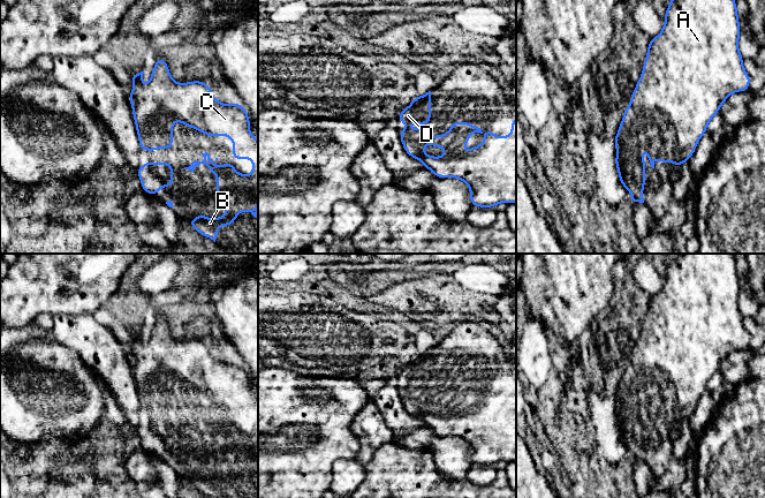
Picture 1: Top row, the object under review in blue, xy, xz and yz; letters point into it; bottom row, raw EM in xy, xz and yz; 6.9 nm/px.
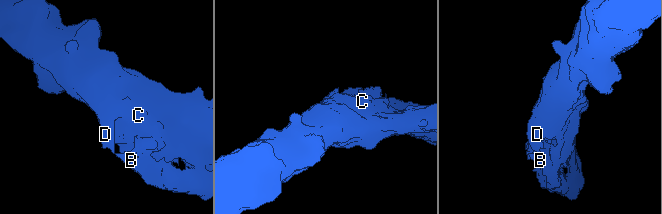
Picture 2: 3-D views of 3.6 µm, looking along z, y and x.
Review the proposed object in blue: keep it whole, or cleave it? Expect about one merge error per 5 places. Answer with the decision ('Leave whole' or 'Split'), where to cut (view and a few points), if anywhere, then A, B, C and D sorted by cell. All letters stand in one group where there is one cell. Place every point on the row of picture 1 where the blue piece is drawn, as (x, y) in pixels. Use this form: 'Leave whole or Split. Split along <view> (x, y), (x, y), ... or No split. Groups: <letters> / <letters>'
Leave whole. No split. Groups: A B C D

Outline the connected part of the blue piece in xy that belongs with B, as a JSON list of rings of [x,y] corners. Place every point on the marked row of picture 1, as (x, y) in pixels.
[[[162,58],[156,60],[156,65],[146,88],[143,84],[143,74],[144,71],[138,74],[130,74],[134,82],[134,88],[129,93],[129,100],[131,104],[132,115],[139,141],[139,149],[145,151],[154,151],[157,149],[173,149],[173,123],[177,121],[207,136],[228,136],[234,145],[234,151],[232,153],[233,159],[252,160],[252,172],[250,175],[243,175],[240,172],[236,172],[234,164],[222,164],[220,166],[215,166],[214,163],[210,160],[210,154],[207,152],[202,153],[202,156],[205,158],[204,161],[192,161],[189,167],[183,168],[194,172],[196,166],[204,164],[210,168],[212,174],[217,175],[217,197],[225,204],[227,209],[226,213],[215,219],[210,217],[206,218],[202,213],[195,219],[188,220],[188,224],[191,225],[200,235],[206,236],[215,242],[219,227],[230,226],[237,219],[238,212],[250,212],[253,217],[258,216],[258,212],[252,211],[253,208],[258,206],[258,149],[256,148],[258,139],[250,133],[249,114],[237,101],[233,103],[232,105],[225,105],[220,100],[217,100],[213,97],[212,89],[209,88],[203,81],[191,81],[188,83],[175,82],[171,76],[167,62]]]

